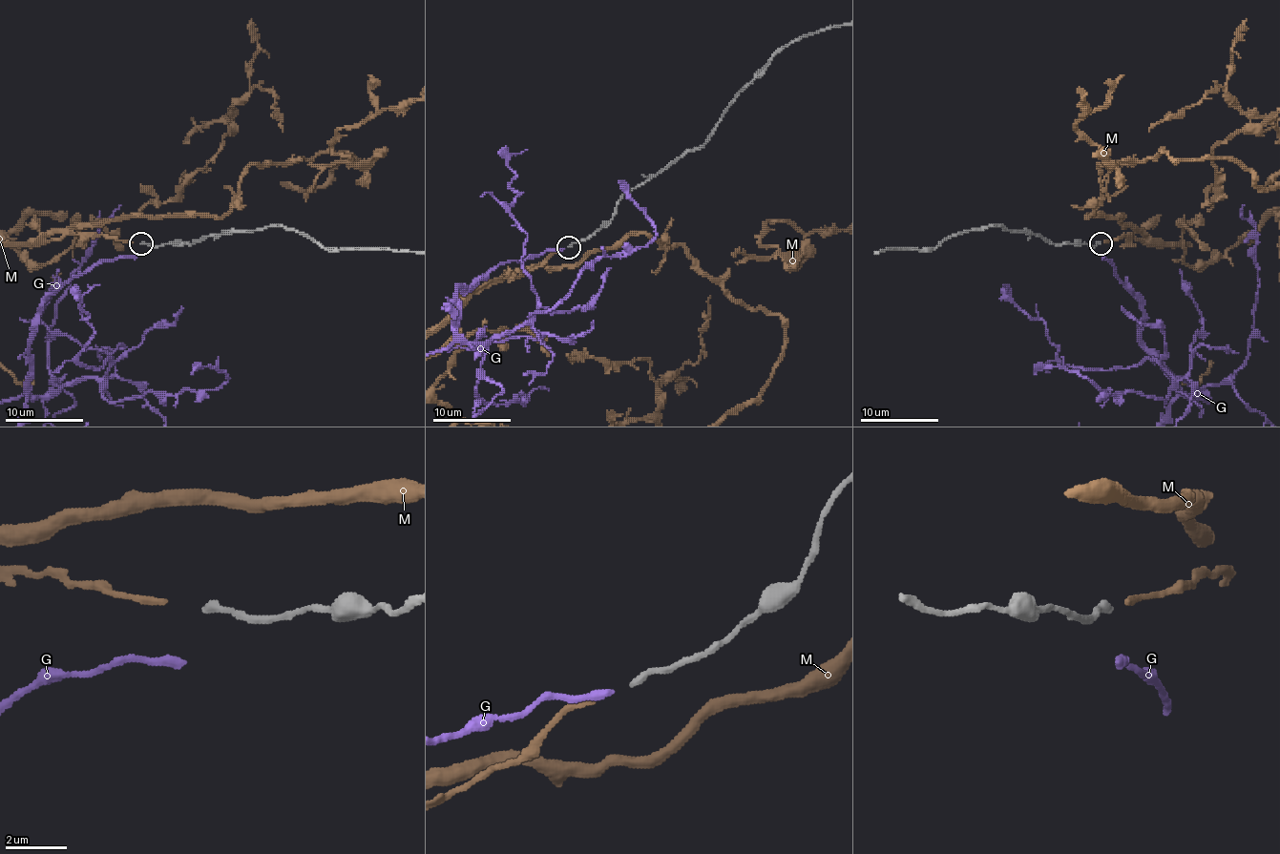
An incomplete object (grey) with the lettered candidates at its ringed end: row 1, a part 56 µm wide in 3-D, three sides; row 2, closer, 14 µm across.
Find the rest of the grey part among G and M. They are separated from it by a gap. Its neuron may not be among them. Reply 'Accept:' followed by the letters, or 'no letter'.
Accept: M

